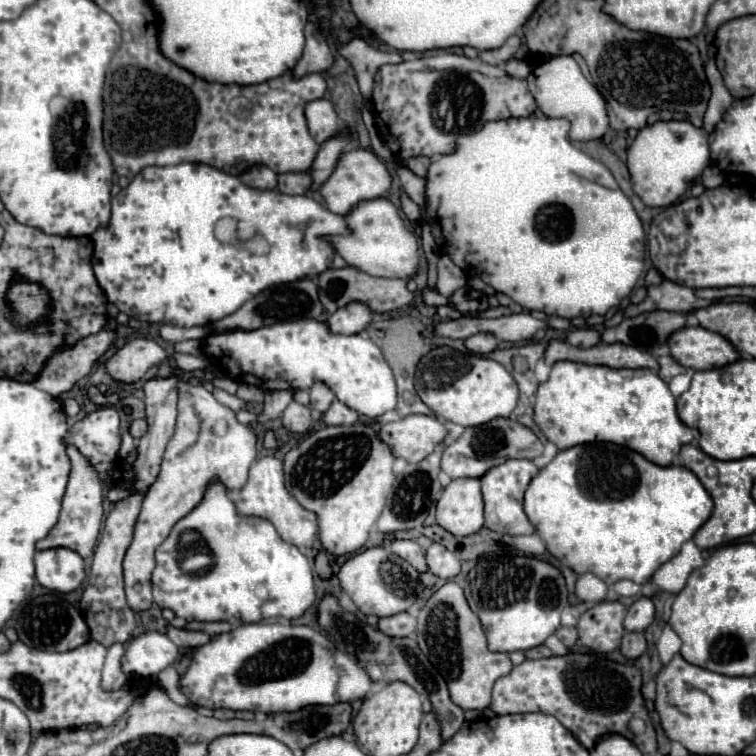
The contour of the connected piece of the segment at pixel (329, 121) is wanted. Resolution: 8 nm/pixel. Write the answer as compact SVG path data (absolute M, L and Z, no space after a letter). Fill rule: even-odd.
M324 98L308 102L306 108L304 108L304 114L306 114L308 130L310 130L310 134L314 136L314 140L316 140L318 144L322 144L324 140L328 140L330 136L334 136L334 134L340 130L336 110L334 110L334 106L332 106L328 100L324 100Z

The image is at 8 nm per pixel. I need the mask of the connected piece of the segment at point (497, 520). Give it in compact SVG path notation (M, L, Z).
M506 460L506 464L500 464L498 468L490 468L486 476L482 476L482 496L484 496L484 526L518 536L518 534L534 534L534 526L528 522L528 516L524 514L522 502L524 502L524 492L530 484L530 480L538 474L538 468L534 466L532 460Z

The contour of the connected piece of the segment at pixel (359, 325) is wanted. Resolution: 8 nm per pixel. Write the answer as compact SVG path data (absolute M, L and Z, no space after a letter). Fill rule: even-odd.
M352 302L352 304L336 310L326 322L330 324L330 328L334 328L334 332L358 334L368 328L368 324L372 322L372 316L374 316L374 312L366 304Z

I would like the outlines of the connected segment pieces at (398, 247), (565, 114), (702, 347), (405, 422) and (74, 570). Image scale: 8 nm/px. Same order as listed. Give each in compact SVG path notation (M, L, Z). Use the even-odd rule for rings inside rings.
M370 200L370 204L358 204L350 216L346 216L352 234L350 236L332 236L326 238L334 244L336 252L354 268L384 278L404 278L418 274L420 252L418 252L418 236L406 228L400 218L398 208L386 200Z
M556 56L548 62L536 66L532 74L526 78L532 96L538 102L538 108L550 118L566 118L570 122L570 138L572 140L596 140L602 138L608 130L608 110L604 98L598 90L586 80L580 66L572 56Z
M686 326L674 336L670 336L672 358L678 360L684 368L692 370L710 370L722 368L740 360L740 352L730 340L718 332L710 332L700 326Z
M410 414L398 422L384 424L380 428L380 436L394 448L396 458L420 462L434 450L436 444L446 440L448 430L436 416Z
M50 548L36 552L36 580L56 592L72 592L84 580L84 560L70 548Z

